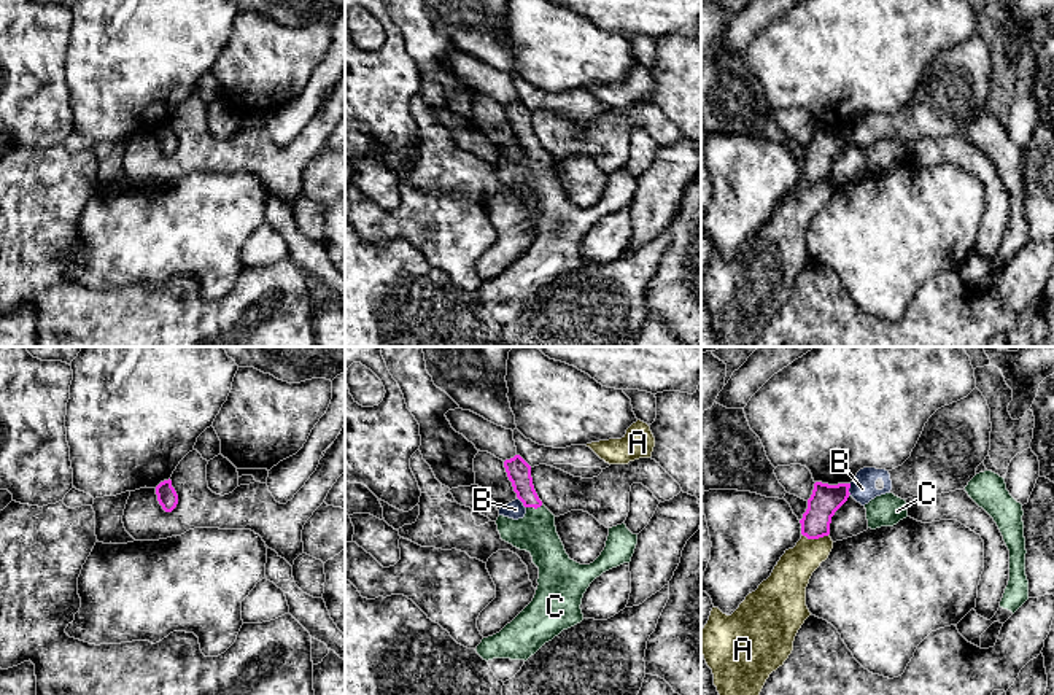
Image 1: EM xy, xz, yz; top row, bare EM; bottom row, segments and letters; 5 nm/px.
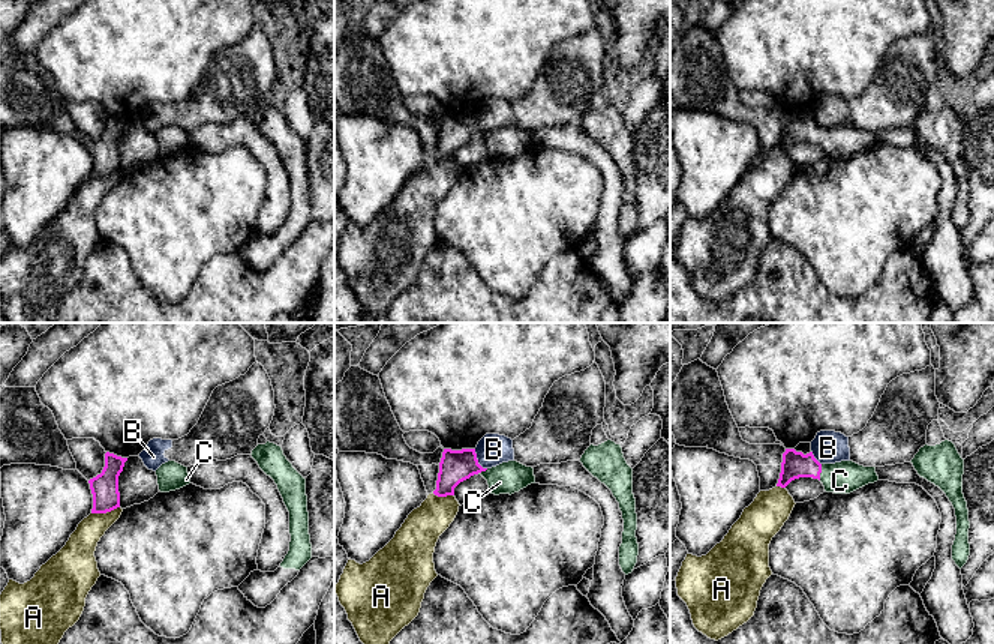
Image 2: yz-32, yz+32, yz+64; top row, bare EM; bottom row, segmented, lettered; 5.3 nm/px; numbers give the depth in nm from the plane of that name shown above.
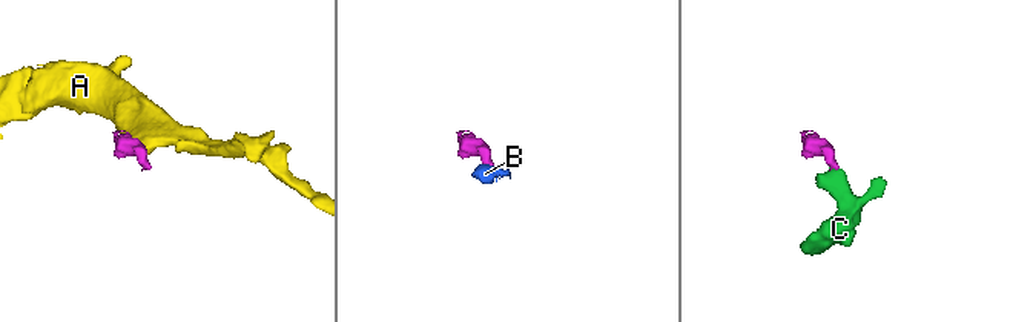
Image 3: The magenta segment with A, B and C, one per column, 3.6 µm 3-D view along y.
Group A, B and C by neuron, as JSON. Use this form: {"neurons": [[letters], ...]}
{"neurons": [["A"], ["B"], ["C"]]}

